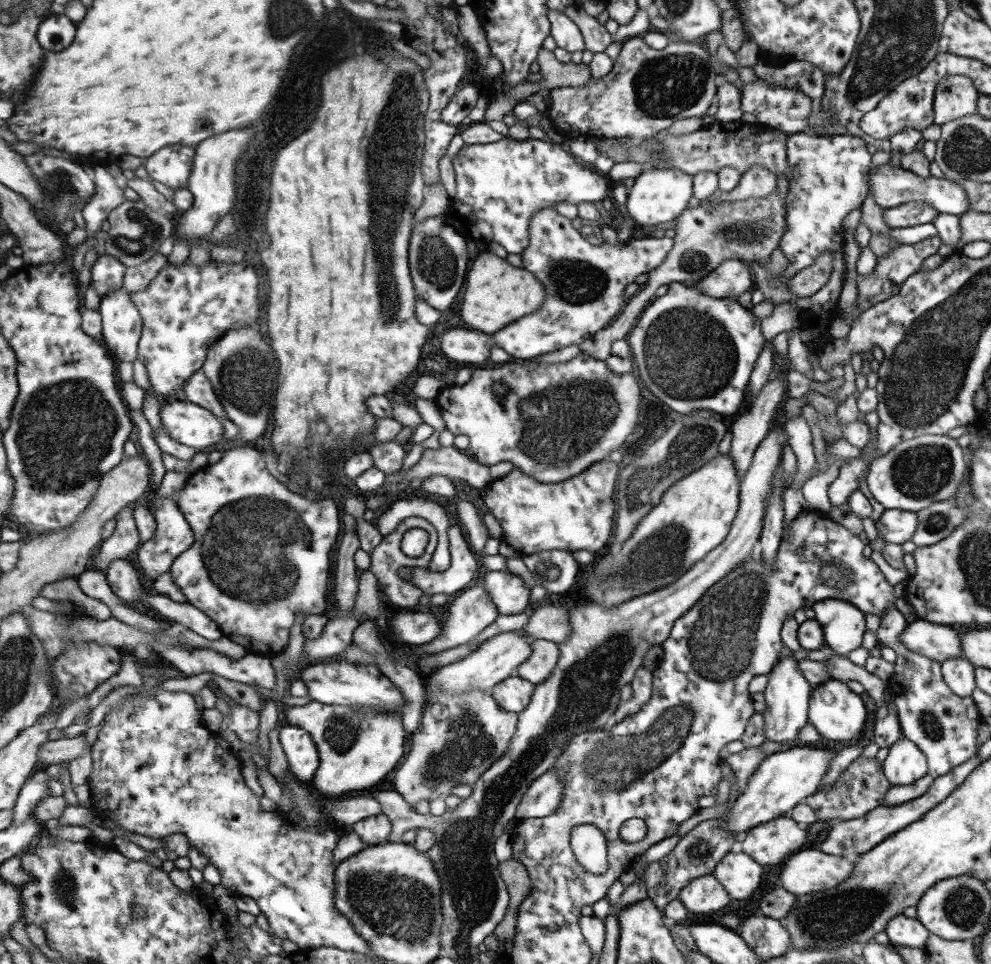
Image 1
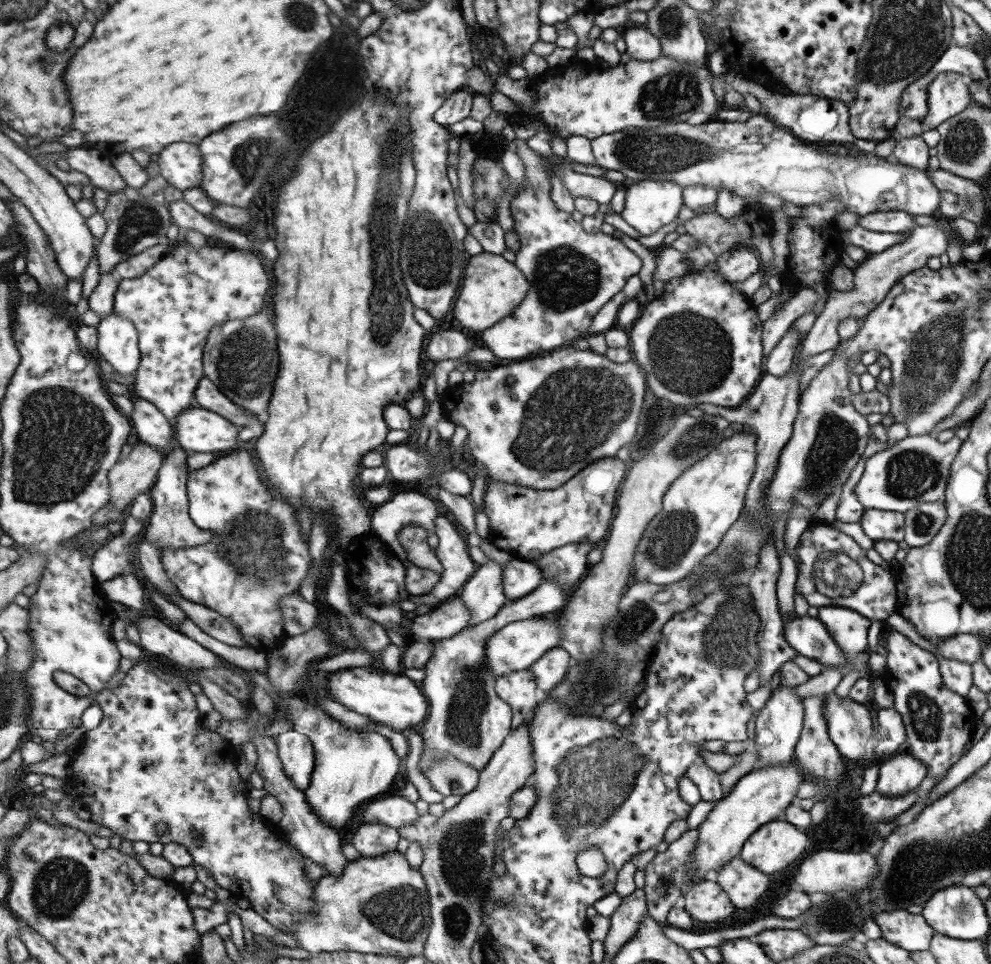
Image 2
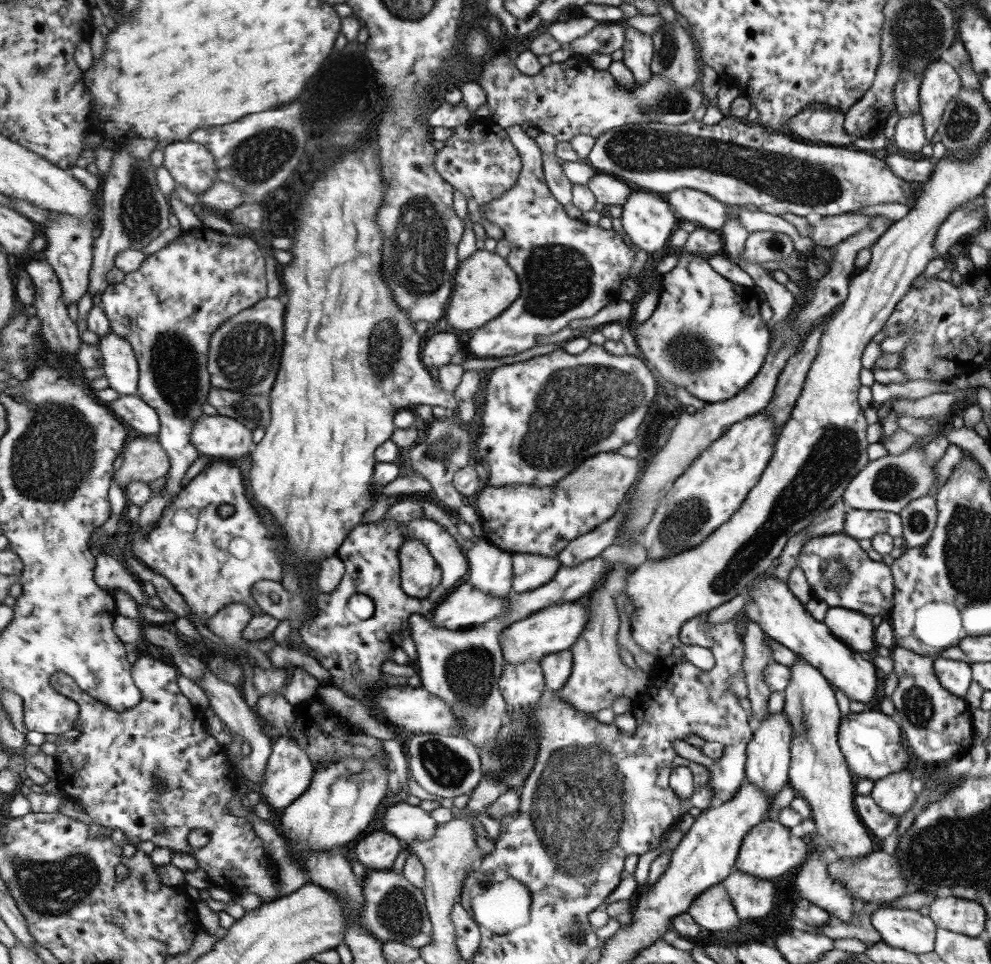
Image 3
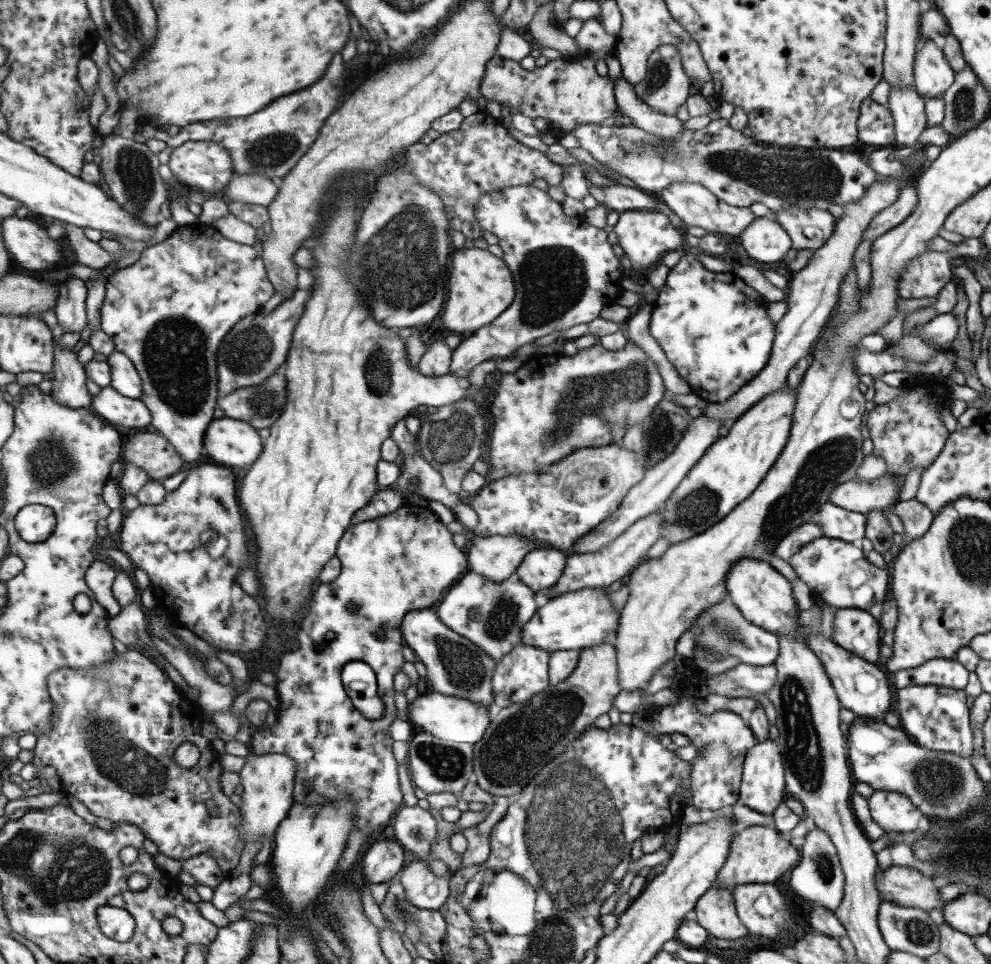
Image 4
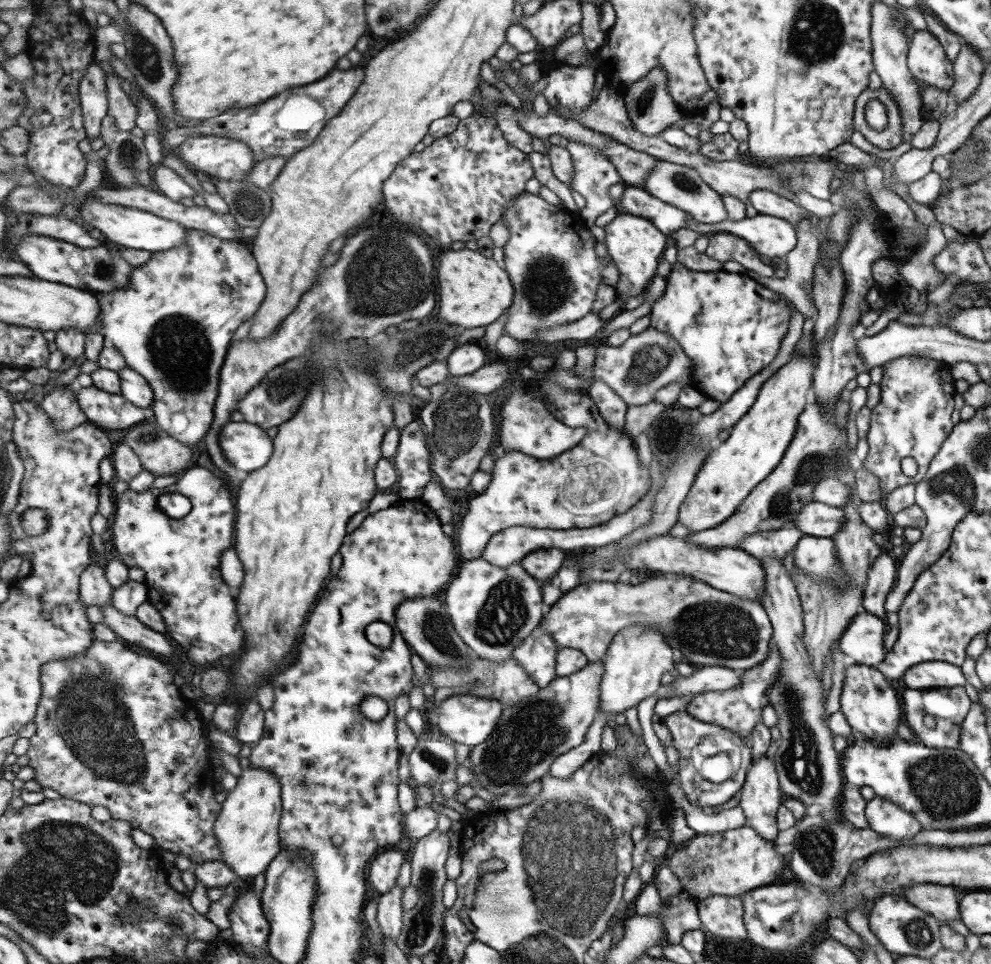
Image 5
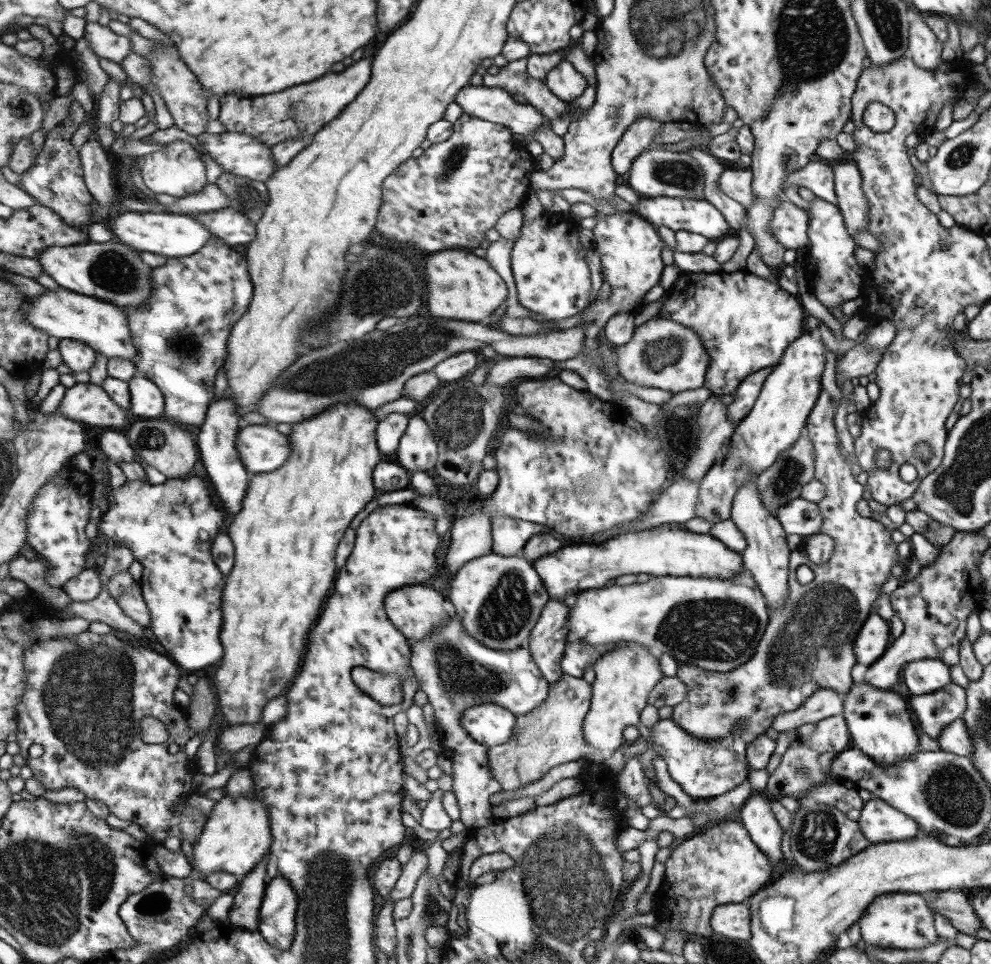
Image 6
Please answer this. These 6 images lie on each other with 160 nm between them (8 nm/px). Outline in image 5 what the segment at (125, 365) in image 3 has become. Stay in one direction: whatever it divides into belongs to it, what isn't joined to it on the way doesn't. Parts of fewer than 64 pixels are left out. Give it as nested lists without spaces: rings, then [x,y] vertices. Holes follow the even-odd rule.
[[[125,367],[118,373],[122,380],[122,395],[139,408],[151,411],[155,406],[156,393],[149,381],[131,367]]]

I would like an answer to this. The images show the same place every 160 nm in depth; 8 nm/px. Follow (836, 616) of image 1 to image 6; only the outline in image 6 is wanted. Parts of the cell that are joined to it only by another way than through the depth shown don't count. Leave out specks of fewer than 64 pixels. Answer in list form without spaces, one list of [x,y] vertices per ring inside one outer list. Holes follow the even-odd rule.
[[[870,612],[853,641],[855,662],[868,667],[885,652],[890,642],[887,621]]]

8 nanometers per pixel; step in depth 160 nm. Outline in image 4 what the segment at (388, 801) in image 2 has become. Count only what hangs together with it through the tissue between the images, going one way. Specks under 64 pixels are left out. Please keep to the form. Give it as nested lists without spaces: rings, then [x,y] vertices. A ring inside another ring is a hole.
[[[421,806],[401,808],[394,823],[397,842],[418,858],[428,858],[437,838],[437,820]]]

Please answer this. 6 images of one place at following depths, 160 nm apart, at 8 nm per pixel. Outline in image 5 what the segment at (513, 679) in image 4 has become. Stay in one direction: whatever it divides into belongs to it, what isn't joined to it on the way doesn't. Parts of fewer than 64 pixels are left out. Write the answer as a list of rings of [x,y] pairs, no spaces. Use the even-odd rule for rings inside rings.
[[[542,624],[516,648],[513,657],[524,665],[540,688],[548,687],[557,677],[557,655],[559,644]]]

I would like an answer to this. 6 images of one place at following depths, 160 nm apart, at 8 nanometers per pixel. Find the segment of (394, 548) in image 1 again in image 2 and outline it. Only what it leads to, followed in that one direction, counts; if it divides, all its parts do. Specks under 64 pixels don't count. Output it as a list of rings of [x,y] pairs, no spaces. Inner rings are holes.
[[[408,524],[399,531],[398,539],[406,548],[408,559],[417,567],[443,573],[443,563],[429,544],[430,532],[418,524]]]

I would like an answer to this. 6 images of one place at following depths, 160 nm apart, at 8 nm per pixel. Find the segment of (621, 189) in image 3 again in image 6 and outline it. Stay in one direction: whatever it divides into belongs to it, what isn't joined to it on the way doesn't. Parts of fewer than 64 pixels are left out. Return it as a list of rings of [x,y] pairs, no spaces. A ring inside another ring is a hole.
[[[639,196],[638,202],[633,207],[635,212],[639,212],[654,227],[663,226],[672,231],[684,230],[700,234],[709,240],[720,239],[725,235],[733,233],[725,222],[723,215],[705,199]]]

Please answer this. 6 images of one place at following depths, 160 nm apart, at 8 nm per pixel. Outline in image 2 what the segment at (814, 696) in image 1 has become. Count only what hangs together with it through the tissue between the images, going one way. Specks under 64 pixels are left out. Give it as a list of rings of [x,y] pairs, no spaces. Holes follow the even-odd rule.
[[[835,693],[824,696],[824,721],[829,740],[836,746],[839,754],[856,766],[864,768],[870,764],[881,762],[883,756],[895,754],[897,748],[906,740],[904,726],[899,713],[893,708],[879,709],[875,714],[875,722],[871,725],[871,714],[864,704],[859,704],[849,697],[838,697]]]

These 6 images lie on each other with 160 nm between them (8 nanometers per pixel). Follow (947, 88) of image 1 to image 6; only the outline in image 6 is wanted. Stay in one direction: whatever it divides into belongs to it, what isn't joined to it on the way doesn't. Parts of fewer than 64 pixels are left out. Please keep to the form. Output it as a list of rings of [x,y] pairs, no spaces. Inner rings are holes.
[[[915,19],[908,23],[908,45],[906,55],[915,66],[923,70],[933,70],[940,67],[942,42],[929,30],[921,20]]]

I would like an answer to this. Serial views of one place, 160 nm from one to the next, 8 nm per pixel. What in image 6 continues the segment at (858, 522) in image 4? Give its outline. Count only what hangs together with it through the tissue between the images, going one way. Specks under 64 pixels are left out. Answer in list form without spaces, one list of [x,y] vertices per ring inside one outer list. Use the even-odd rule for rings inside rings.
[[[797,497],[782,504],[776,512],[785,534],[798,534],[801,537],[815,534],[820,529],[822,518],[817,503]]]

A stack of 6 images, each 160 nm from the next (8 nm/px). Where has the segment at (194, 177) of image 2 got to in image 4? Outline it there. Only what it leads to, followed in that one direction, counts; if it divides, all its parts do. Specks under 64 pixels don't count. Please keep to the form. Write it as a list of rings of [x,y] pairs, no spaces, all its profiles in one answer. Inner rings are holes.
[[[213,140],[189,141],[178,146],[172,152],[168,165],[184,185],[194,190],[204,191],[206,195],[223,193],[228,184],[232,182],[233,175],[237,174],[231,152],[223,144]]]

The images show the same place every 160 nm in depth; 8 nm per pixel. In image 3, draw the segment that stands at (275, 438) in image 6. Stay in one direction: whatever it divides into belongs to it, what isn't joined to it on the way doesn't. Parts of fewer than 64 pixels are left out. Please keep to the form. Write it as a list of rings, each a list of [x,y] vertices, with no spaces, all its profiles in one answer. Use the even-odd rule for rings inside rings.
[[[205,416],[197,420],[192,443],[203,454],[241,458],[251,456],[254,444],[253,430],[227,416]]]

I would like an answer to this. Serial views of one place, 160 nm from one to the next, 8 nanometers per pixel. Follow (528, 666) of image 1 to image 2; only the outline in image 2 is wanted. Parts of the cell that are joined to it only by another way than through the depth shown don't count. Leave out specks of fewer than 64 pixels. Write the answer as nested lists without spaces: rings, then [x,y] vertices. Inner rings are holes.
[[[563,647],[552,648],[532,666],[536,673],[536,681],[540,693],[546,693],[567,679],[569,667],[572,664],[572,655]]]

